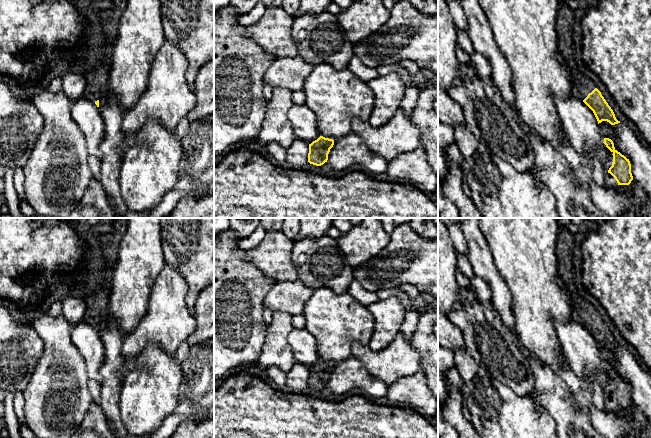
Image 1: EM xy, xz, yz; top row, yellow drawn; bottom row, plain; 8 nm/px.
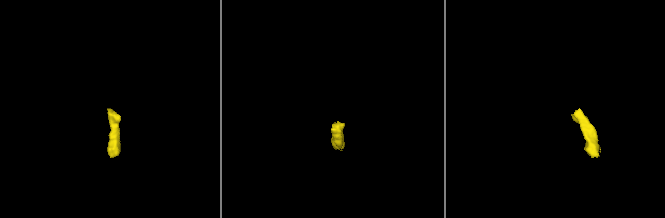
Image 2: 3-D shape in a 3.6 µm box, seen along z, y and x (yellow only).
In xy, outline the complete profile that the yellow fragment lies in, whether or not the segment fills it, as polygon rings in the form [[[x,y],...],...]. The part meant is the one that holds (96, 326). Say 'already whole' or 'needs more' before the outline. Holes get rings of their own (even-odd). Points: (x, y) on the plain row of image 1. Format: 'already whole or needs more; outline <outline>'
needs more; outline [[[113,218],[113,229],[110,233],[100,234],[99,242],[106,260],[106,282],[101,290],[85,298],[86,314],[84,319],[99,331],[99,323],[109,315],[109,297],[111,294],[112,278],[117,264],[119,244],[125,234],[128,218]]]

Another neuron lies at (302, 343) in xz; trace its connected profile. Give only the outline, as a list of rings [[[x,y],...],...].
[[[293,328],[287,336],[287,341],[296,363],[311,368],[320,361],[316,339],[307,329]]]

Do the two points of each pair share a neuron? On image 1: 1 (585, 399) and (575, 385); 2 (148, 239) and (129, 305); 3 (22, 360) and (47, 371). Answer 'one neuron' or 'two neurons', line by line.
1: two neurons
2: one neuron
3: two neurons

